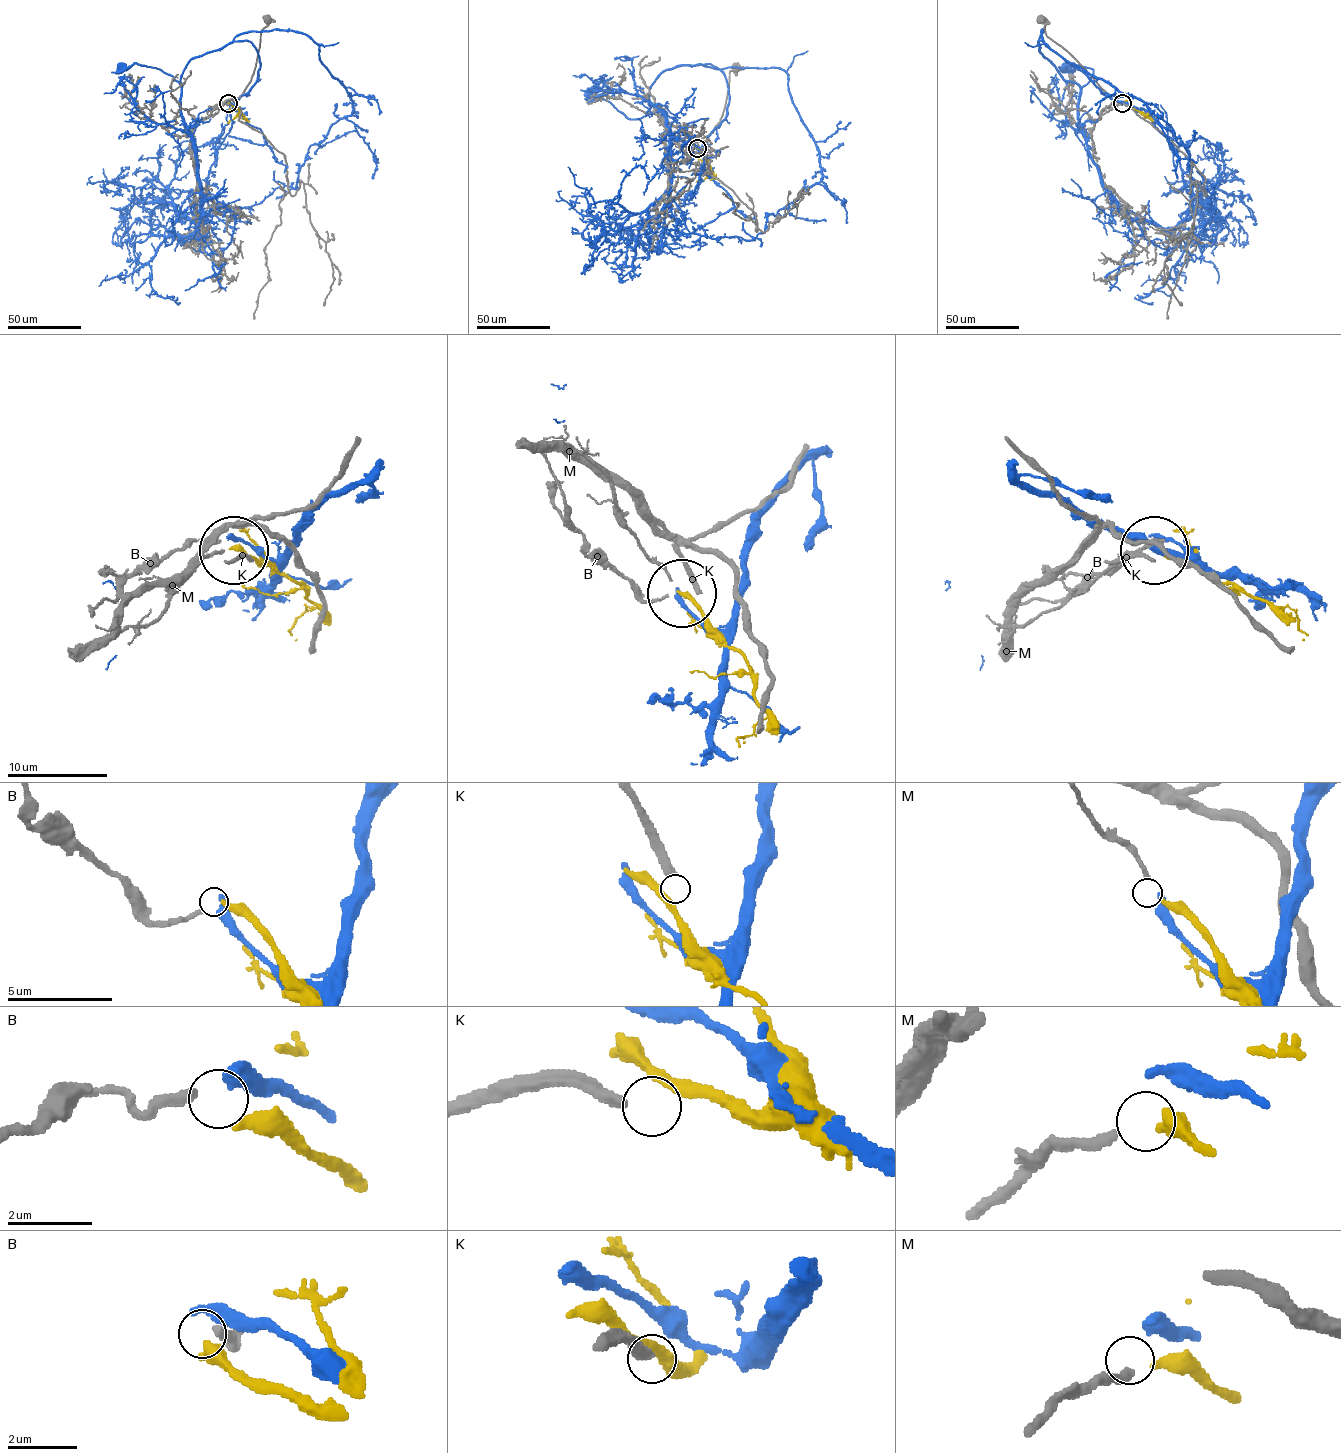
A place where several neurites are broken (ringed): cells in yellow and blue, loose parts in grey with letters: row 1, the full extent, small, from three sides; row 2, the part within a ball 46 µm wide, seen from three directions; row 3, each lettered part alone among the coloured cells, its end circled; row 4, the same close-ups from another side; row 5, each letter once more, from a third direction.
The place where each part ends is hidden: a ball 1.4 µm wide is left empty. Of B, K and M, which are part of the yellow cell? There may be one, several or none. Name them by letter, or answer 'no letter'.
M

